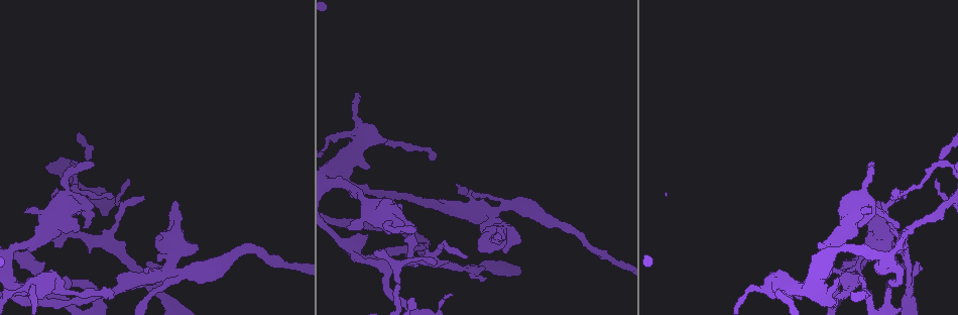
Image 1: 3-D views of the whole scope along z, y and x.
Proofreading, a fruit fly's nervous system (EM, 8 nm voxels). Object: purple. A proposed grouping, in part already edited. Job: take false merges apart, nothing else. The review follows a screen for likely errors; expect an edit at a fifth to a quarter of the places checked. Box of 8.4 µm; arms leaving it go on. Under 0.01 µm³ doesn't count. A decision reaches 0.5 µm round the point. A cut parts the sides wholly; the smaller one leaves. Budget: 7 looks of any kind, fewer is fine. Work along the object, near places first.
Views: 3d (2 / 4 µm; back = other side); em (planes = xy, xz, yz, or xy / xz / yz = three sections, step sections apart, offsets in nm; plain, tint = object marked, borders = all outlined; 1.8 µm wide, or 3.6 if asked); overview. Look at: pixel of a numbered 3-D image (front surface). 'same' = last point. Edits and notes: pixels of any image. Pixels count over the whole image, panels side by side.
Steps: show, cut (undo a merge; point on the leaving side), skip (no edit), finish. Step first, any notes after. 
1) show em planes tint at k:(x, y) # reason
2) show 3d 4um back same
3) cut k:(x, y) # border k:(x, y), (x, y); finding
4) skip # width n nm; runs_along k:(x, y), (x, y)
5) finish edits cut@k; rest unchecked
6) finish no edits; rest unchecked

show em planes borders at 1:(169, 271) # sudden change in width

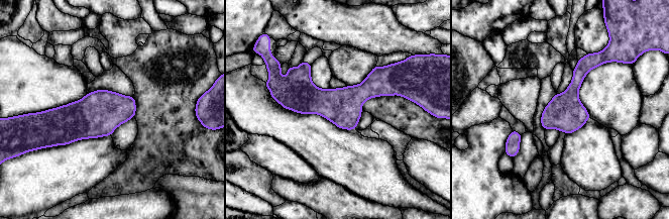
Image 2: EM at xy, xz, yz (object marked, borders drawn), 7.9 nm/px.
skip # width 300 nm; runs_along 2:(397, 92), (279, 96); continuous, no second neuron

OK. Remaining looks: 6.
show 3d 2um at 1:(42, 284) # four arms meet

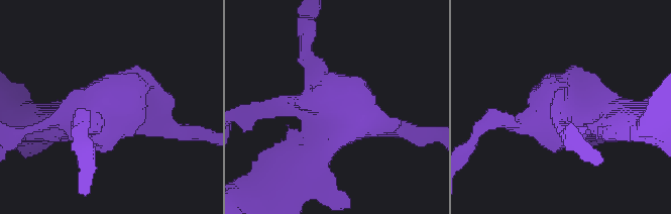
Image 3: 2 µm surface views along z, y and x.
show em planes borders at 3:(333, 112) # arms 4

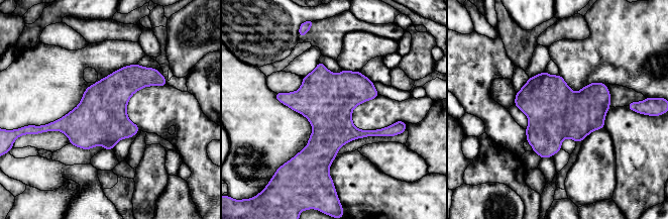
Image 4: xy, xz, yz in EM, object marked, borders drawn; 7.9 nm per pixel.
skip # all the same neuron

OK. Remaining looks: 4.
show 3d 4um at 1:(69, 212) # two arms in line, one across

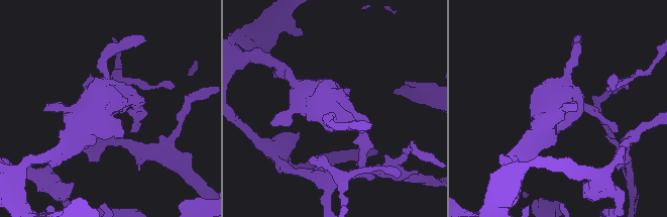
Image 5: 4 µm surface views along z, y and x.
show em xy step 16 tint at 5:(111, 111)

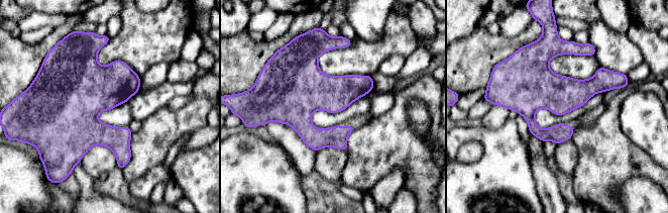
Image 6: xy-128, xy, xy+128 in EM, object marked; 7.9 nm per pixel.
show em planes borders same

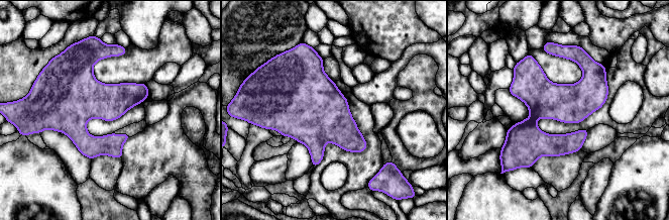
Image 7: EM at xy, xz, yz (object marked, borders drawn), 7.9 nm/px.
skip # continuous, no second neuron

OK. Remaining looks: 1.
finish no edits; rest unchecked

